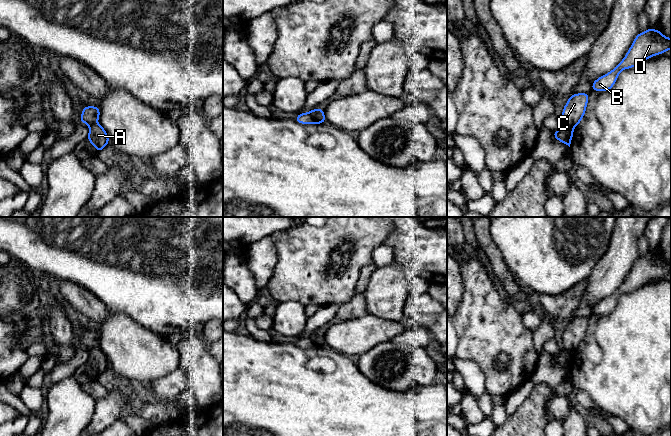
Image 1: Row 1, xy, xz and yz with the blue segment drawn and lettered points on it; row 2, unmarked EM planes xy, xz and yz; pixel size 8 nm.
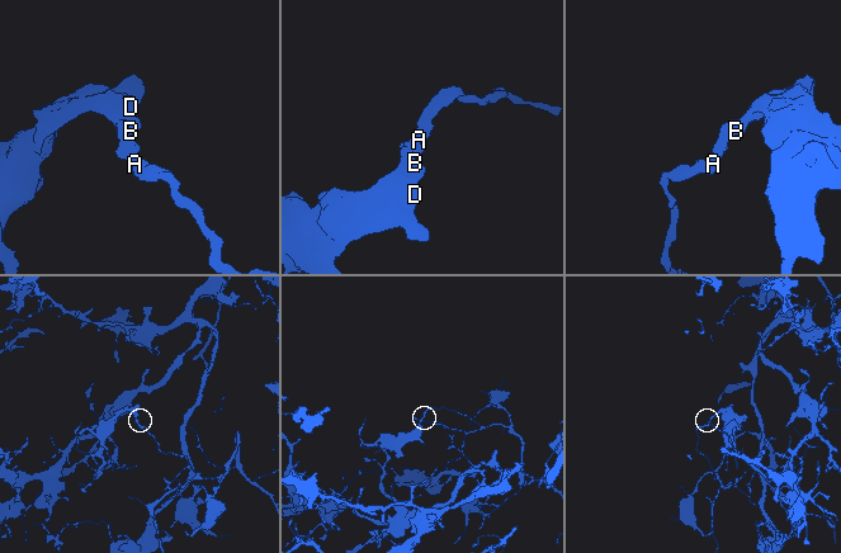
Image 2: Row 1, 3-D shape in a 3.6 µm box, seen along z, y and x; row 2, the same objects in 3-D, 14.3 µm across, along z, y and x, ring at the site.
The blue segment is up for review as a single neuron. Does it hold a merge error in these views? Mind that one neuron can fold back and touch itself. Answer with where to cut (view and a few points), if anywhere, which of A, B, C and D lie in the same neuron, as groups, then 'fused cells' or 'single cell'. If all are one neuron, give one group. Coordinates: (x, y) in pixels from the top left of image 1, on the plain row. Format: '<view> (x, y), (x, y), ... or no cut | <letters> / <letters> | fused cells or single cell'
yz (563, 347), (572, 354) | A / B C D | fused cells

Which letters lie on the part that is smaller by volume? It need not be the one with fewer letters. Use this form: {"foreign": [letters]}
{"foreign": ["A"]}

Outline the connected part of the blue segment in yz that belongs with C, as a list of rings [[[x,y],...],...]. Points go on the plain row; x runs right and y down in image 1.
[[[577,317],[569,320],[562,335],[562,345],[567,352],[574,354],[581,346],[586,337],[589,318],[590,317]]]

